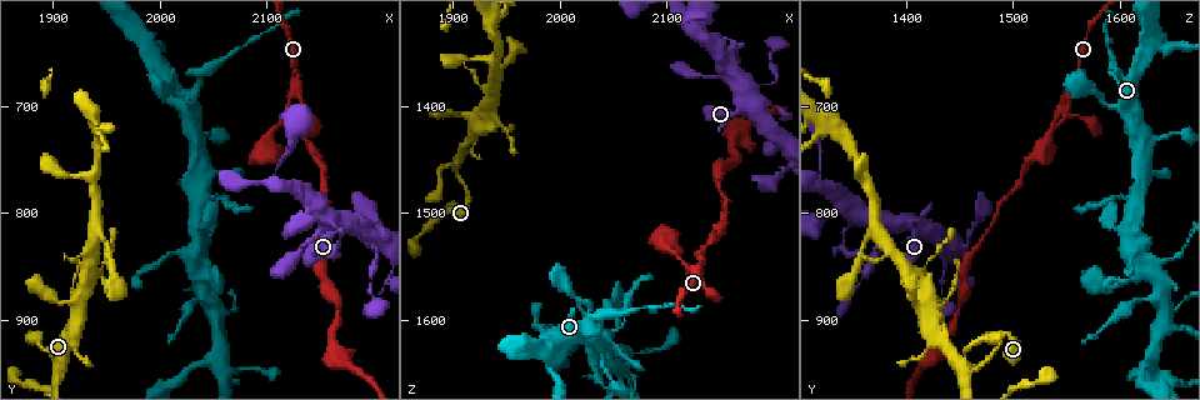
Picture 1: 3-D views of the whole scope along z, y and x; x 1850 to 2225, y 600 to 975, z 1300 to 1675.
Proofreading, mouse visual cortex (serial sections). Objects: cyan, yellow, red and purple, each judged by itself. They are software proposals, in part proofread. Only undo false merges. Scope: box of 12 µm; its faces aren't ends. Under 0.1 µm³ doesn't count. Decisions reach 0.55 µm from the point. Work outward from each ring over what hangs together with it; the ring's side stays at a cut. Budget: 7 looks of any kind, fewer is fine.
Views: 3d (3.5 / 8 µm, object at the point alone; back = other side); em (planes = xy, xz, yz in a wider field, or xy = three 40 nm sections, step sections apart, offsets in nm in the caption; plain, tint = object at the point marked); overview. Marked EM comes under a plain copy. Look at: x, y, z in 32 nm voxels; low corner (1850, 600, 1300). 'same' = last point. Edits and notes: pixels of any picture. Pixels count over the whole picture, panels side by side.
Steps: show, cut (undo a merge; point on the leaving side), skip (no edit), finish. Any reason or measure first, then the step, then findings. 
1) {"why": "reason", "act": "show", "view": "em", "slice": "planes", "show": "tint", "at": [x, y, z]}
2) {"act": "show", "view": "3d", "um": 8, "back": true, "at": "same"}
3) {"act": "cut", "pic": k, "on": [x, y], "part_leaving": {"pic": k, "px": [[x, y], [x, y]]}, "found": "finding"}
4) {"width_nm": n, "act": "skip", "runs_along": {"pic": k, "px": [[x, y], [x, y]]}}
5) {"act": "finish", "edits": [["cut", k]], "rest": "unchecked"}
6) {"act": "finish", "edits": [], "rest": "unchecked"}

{"why": "branch point", "act": "show", "view": "3d", "um": 3.5, "at": [2128, 688, 1550]}

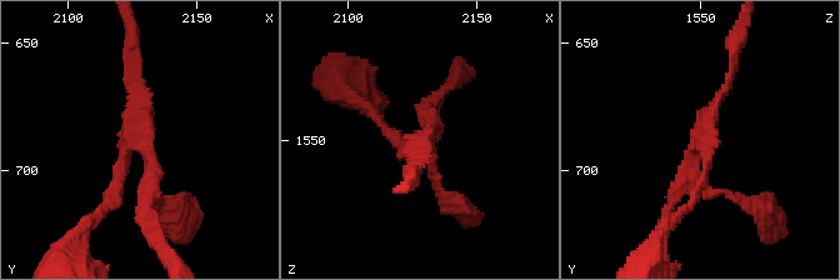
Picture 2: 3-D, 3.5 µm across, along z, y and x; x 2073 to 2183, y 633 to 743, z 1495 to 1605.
{"act": "skip", "runs_along": {"pic": 2, "px": [[733, 70], [666, 211]]}, "found": "continuous, no second cell"}

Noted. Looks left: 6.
{"why": "thick turns thin", "act": "show", "view": "3d", "um": 3.5, "at": [2174, 808, 1398]}

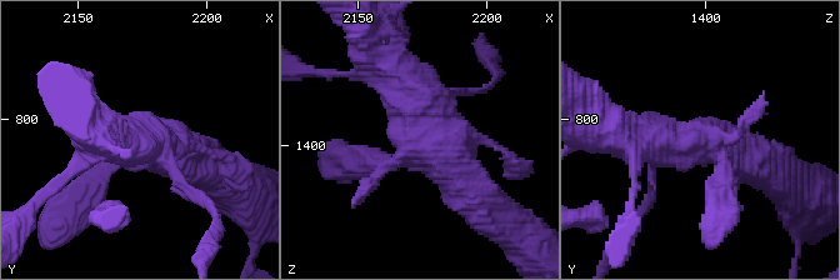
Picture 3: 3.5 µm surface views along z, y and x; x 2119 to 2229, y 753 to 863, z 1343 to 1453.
{"why": "need the tissue", "act": "show", "view": "em", "slice": "xy", "step": 5, "show": "tint", "at": [2176, 810, 1400]}

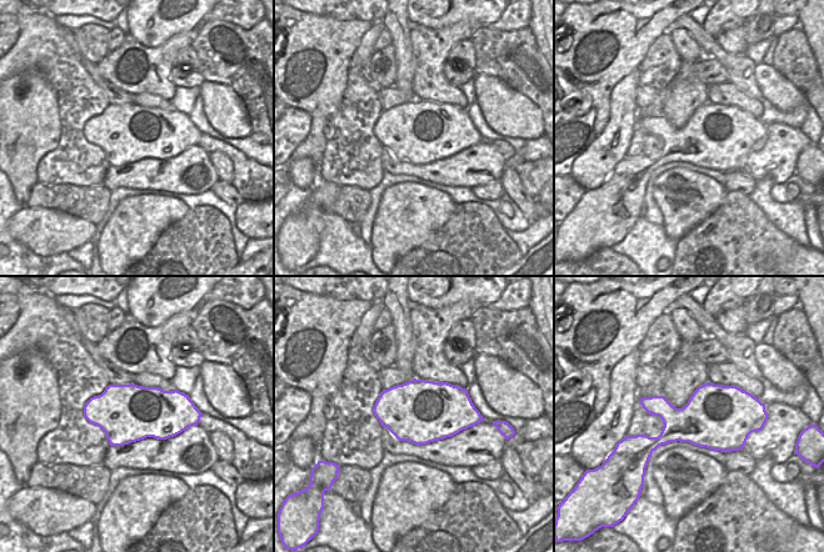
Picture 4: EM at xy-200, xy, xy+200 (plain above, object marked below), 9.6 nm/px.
{"why": "cut it another way", "act": "show", "view": "em", "slice": "xy", "step": 3, "show": "tint", "at": "same"}

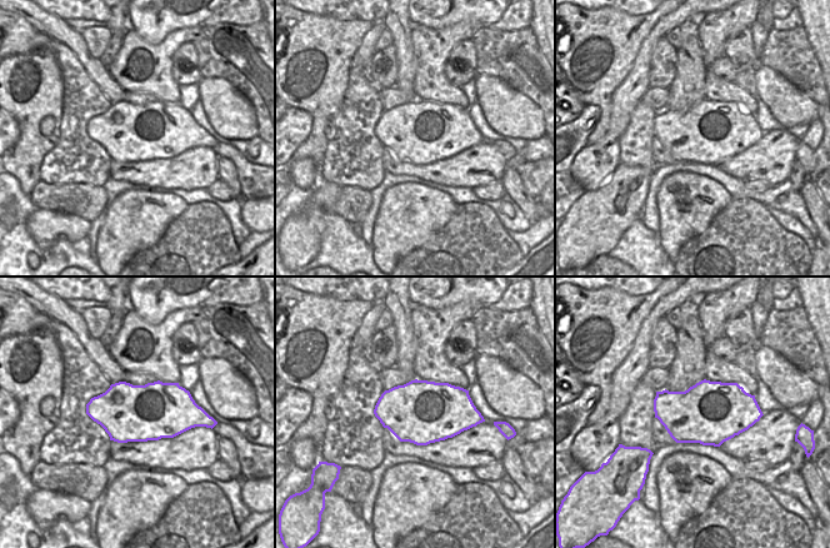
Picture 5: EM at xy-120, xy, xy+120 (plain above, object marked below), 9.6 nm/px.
{"act": "skip", "runs_along": {"pic": 3, "px": [[723, 196], [713, 146], [626, 139]]}, "found": "continuous, no second cell"}

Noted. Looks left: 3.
{"why": "sharp bend", "act": "show", "view": "3d", "um": 3.5, "at": [2052, 896, 1640]}

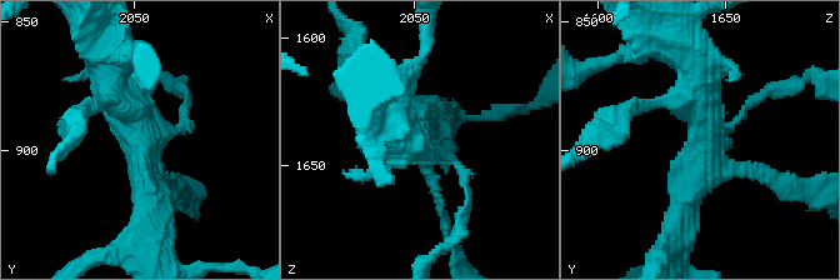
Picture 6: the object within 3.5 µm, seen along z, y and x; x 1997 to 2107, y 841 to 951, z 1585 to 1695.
{"arms": 4, "arm_widths_nm": [100, 150, 400, 500], "act": "skip", "runs_along": {"pic": 6, "px": [[108, 64], [143, 136], [150, 213]]}, "found": "one cell here"}

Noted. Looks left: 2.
{"act": "finish", "edits": [], "rest": "unchecked"}

